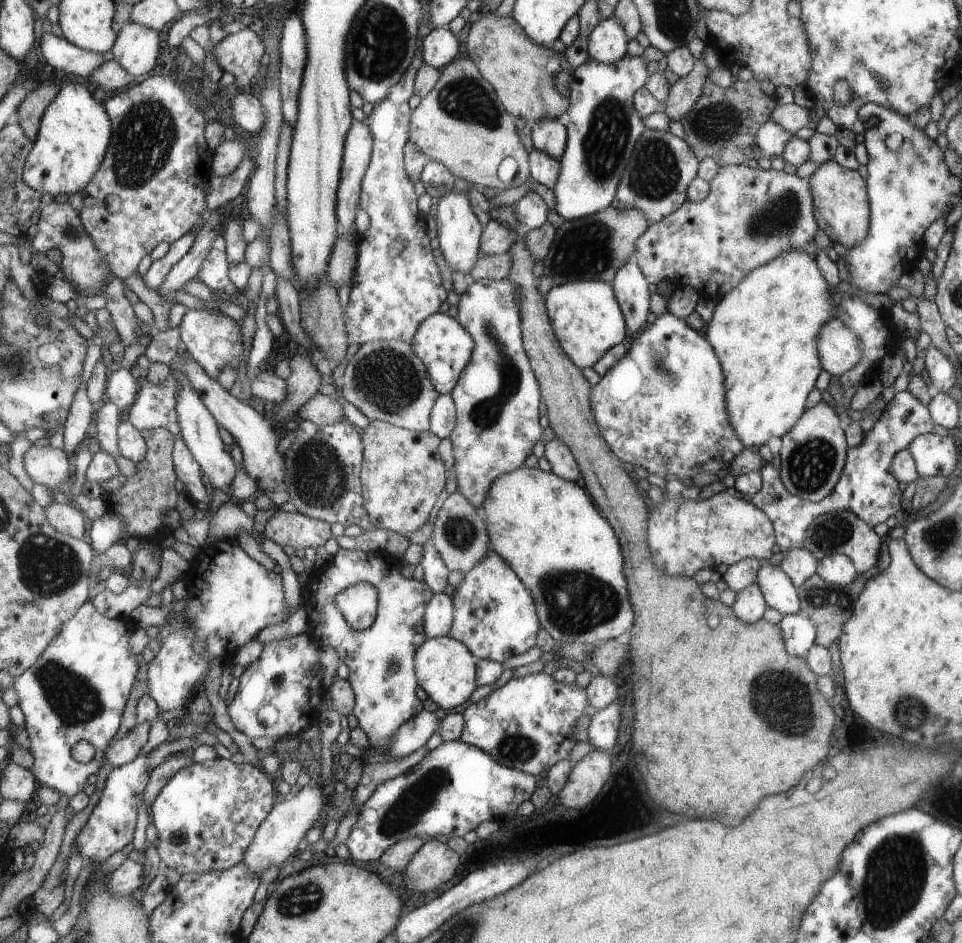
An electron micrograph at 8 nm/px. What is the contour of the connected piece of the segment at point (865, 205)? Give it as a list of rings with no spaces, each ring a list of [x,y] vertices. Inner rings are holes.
[[[831,159],[819,164],[809,179],[818,228],[831,242],[842,244],[847,250],[859,246],[870,230],[870,200],[865,192],[863,178],[855,170],[843,168],[835,159]]]

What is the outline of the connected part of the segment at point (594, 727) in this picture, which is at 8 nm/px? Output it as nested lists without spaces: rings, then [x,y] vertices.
[[[615,698],[609,706],[594,711],[587,726],[587,742],[597,751],[611,750],[617,740],[619,728],[619,701]]]

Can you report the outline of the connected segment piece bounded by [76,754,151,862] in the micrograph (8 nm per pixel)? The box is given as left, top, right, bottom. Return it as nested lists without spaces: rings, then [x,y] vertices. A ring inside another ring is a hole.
[[[137,754],[130,763],[114,767],[108,774],[100,799],[76,838],[83,861],[90,859],[93,862],[104,862],[131,842],[135,816],[151,772],[147,757],[148,754]]]

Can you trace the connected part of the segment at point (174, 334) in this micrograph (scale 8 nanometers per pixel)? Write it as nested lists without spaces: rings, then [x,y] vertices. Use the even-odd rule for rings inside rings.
[[[179,326],[174,328],[169,327],[164,332],[153,332],[143,355],[151,363],[166,364],[169,366],[173,356],[177,354],[181,346]]]

